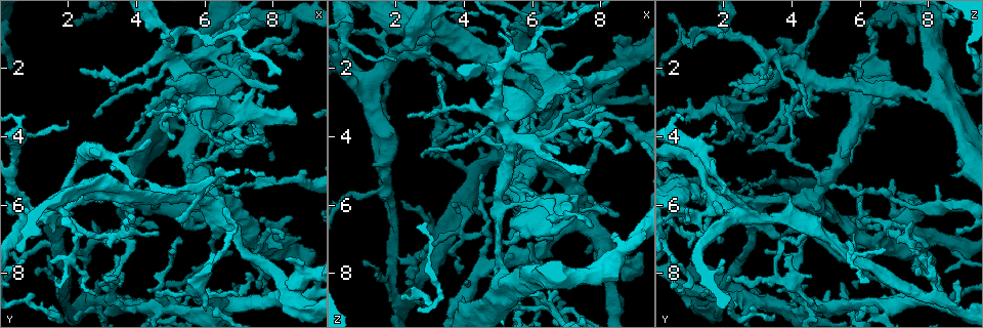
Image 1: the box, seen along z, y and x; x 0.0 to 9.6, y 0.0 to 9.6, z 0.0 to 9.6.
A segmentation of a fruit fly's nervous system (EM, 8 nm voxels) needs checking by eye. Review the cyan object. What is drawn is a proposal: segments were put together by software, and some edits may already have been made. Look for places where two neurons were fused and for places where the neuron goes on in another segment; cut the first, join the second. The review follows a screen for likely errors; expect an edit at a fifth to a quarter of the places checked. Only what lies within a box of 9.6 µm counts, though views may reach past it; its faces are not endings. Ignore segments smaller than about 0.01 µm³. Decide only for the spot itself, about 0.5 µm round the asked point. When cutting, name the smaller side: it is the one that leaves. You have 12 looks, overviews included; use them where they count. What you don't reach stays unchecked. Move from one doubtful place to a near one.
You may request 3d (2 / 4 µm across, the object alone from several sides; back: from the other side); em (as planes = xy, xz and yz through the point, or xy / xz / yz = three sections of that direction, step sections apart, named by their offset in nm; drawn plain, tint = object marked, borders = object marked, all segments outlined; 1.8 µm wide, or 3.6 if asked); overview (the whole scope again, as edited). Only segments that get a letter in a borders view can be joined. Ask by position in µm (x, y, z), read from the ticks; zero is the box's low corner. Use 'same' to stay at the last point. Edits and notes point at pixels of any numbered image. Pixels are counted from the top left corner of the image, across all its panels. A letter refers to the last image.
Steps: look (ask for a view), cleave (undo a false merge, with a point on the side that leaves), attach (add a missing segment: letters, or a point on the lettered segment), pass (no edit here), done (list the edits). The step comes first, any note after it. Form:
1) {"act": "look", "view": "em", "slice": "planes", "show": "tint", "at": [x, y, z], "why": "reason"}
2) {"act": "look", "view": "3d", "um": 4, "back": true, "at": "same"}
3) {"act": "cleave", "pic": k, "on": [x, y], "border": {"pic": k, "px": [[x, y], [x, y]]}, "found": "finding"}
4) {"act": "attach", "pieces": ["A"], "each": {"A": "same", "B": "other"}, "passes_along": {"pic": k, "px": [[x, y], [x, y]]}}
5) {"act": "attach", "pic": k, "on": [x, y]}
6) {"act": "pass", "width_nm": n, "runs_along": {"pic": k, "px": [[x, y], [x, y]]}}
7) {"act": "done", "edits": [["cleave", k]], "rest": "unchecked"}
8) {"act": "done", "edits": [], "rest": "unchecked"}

{"act": "look", "view": "em", "slice": "xy", "step": 8, "show": "tint", "at": [1.65, 7.20, 5.50], "why": "three-way junction"}

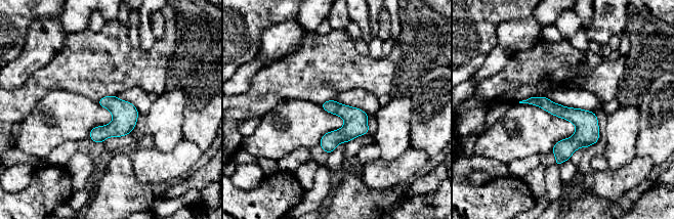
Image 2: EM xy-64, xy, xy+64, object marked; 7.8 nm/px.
{"act": "look", "view": "em", "slice": "xy", "step": 8, "show": "borders", "at": "same", "why": "what lies round it"}

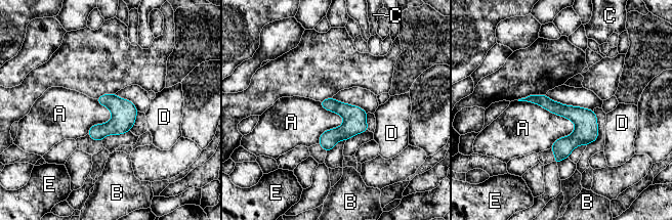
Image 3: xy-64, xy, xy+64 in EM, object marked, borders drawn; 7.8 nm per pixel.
{"act": "pass", "each": {"A": "other", "B": "other", "C": "other", "D": "other", "E": "other"}, "found": "continuous, no second neuron"}

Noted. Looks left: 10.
{"act": "look", "view": "em", "slice": "planes", "show": "tint", "at": [8.45, 8.40, 2.05], "why": "abrupt turn"}

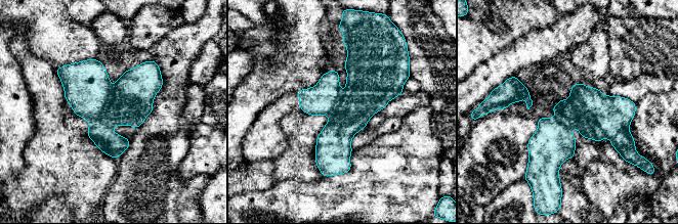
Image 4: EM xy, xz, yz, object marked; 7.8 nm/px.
{"act": "look", "view": "em", "slice": "planes", "show": "borders", "at": "same"}

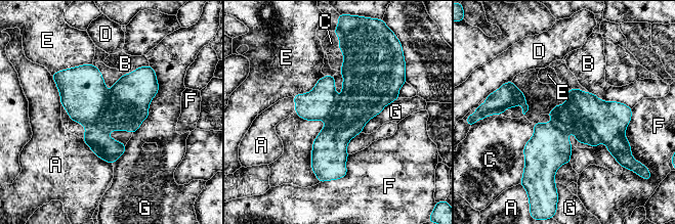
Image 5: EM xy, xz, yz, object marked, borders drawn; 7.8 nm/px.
{"act": "cleave", "pic": 5, "on": [81, 93], "each": {"A": "other", "B": "other", "C": "other", "D": "other", "E": "other", "F": "other", "G": "other"}, "border": {"pic": 5, "px": [[103, 103], [99, 125], [108, 133]]}, "found": "two neurons meet here"}

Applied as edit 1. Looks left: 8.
{"act": "look", "view": "em", "slice": "planes", "show": "plain", "at": [5.75, 8.55, 1.40], "why": "thick turns thin"}

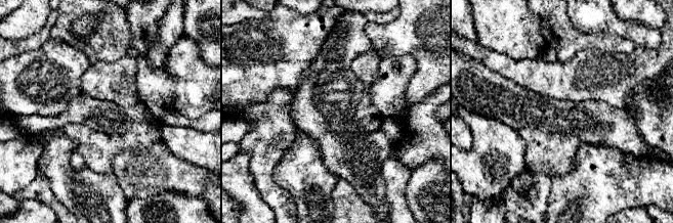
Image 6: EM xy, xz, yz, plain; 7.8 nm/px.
{"act": "look", "view": "em", "slice": "planes", "show": "borders", "at": "same", "why": "what lies round it"}

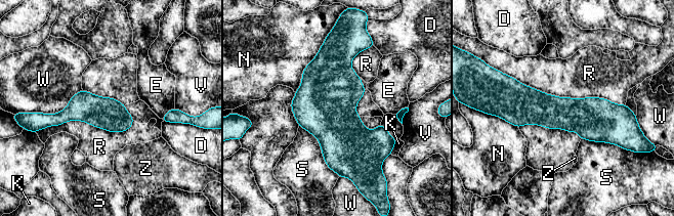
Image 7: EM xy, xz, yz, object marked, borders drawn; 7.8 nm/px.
{"act": "pass", "longest_contact_nm": ["R", 950], "each": {"D": "other", "E": "other", "K": "other", "N": "other", "R": "other", "S": "other", "V": "other", "W": "other", "Z": "other"}, "border": {"pic": 7, "px": [[505, 74], [550, 94], [625, 104]]}, "found": "continuous, no second neuron"}

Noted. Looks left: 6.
{"act": "look", "view": "3d", "um": 4, "at": [1.80, 6.25, 1.65], "why": "calibre changes"}

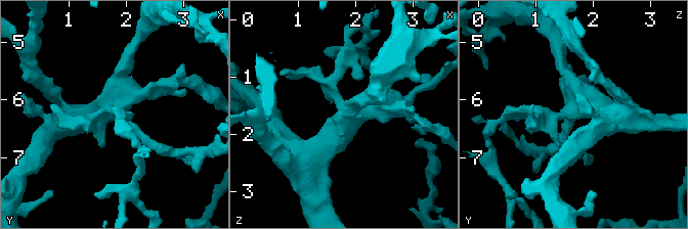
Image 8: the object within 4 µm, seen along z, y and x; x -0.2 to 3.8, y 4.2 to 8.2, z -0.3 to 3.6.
{"act": "look", "view": "em", "slice": "xz", "step": 8, "show": "tint", "at": "same"}

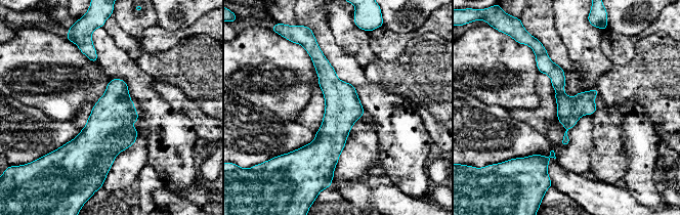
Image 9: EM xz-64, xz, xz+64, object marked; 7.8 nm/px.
{"act": "look", "view": "em", "slice": "planes", "show": "borders", "at": "same", "why": "another direction"}

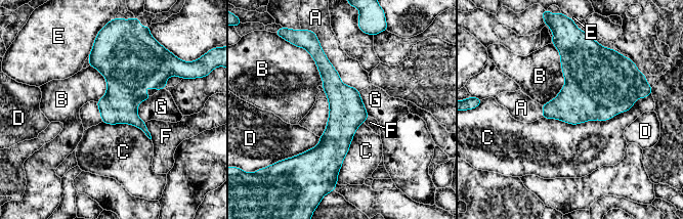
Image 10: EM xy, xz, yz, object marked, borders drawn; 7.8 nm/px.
{"act": "pass", "width_nm": 280, "each": {"A": "other", "B": "other", "C": "other", "D": "other", "E": "other", "F": "other", "G": "other"}, "runs_along": {"pic": 10, "px": [[321, 54], [337, 92], [331, 172]]}, "found": "one neuron here"}

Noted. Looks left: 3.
{"act": "look", "view": "3d", "um": 4, "at": [2.45, 8.10, 0.90], "why": "sharp bend"}

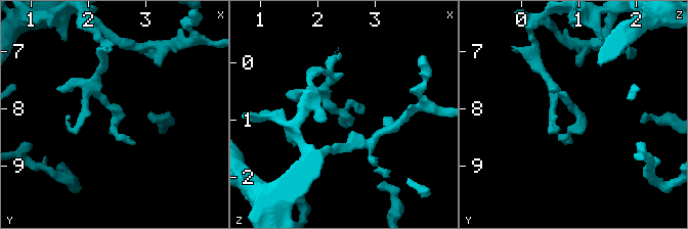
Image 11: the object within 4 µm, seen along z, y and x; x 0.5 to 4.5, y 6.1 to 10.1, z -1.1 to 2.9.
{"act": "look", "view": "em", "slice": "xy", "step": 16, "show": "tint", "at": [2.45, 8.00, 0.90], "why": "now the EM"}

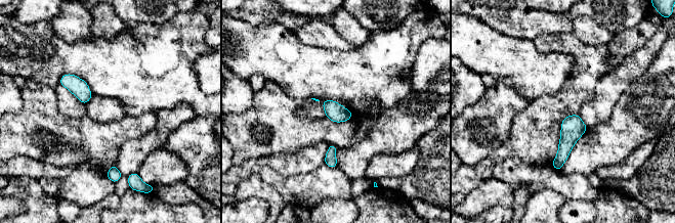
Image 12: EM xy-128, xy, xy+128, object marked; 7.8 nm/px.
{"act": "look", "view": "em", "slice": "planes", "show": "borders", "at": "same"}

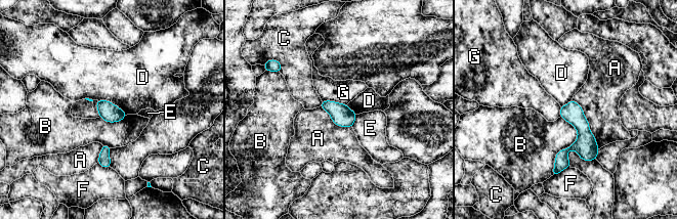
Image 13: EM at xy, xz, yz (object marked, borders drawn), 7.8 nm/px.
{"act": "pass", "width_nm": 140, "each": {"A": "other", "B": "other", "C": "other", "D": "other", "E": "other", "F": "other", "G": "other"}, "border": {"pic": 13, "px": [[97, 99], [111, 101], [126, 115]]}, "found": "one neuron here"}

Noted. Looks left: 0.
{"act": "done", "edits": [["cleave", 5]], "rest": "unchecked"}

